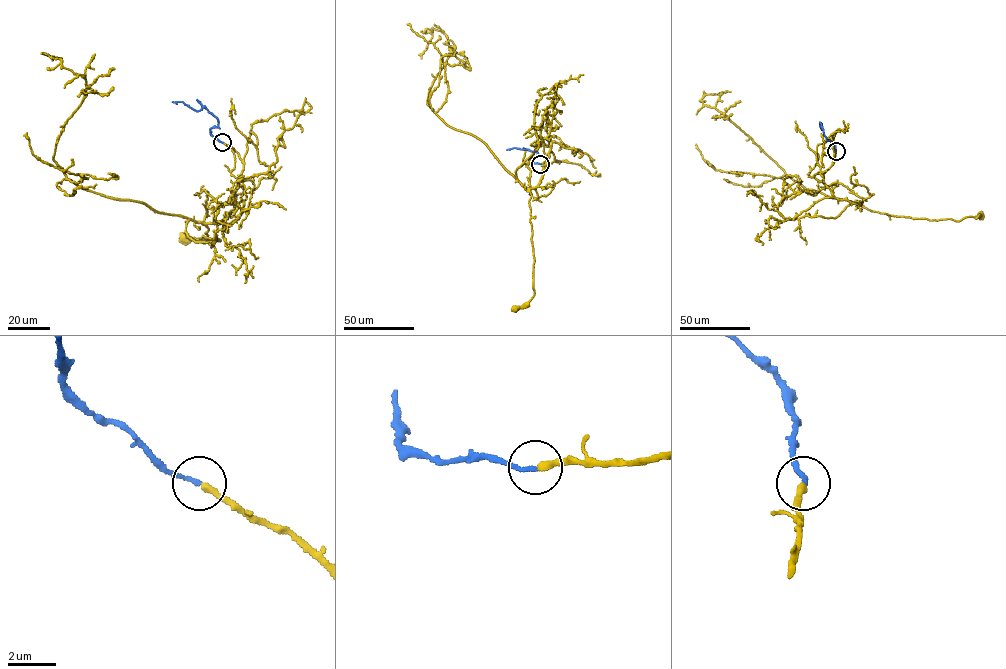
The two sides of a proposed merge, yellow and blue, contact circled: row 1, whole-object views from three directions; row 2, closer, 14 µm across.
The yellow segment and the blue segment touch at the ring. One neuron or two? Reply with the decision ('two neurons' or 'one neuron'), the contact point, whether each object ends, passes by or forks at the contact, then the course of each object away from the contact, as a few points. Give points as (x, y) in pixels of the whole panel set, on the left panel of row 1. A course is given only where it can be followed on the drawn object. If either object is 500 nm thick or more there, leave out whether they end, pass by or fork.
one neuron | (222, 142) | yellow ends | blue ends | yellow via (223, 142), (243, 164), (234, 207), (222, 221), (206, 224), (212, 247), (211, 240), (185, 238) | blue via (222, 142), (211, 133), (210, 129), (218, 125), (218, 120), (204, 107), (196, 111), (182, 102), (172, 102)

